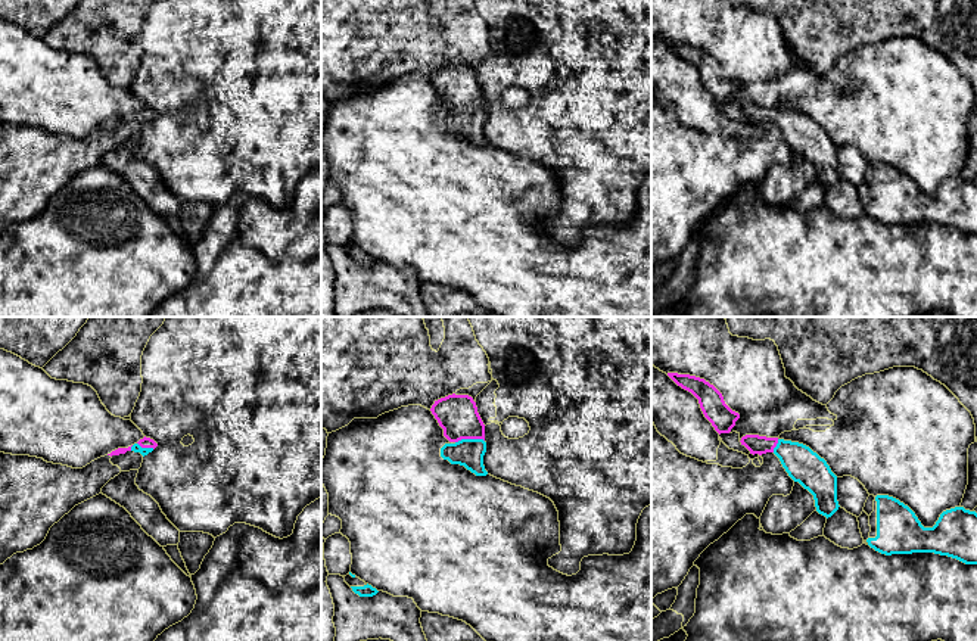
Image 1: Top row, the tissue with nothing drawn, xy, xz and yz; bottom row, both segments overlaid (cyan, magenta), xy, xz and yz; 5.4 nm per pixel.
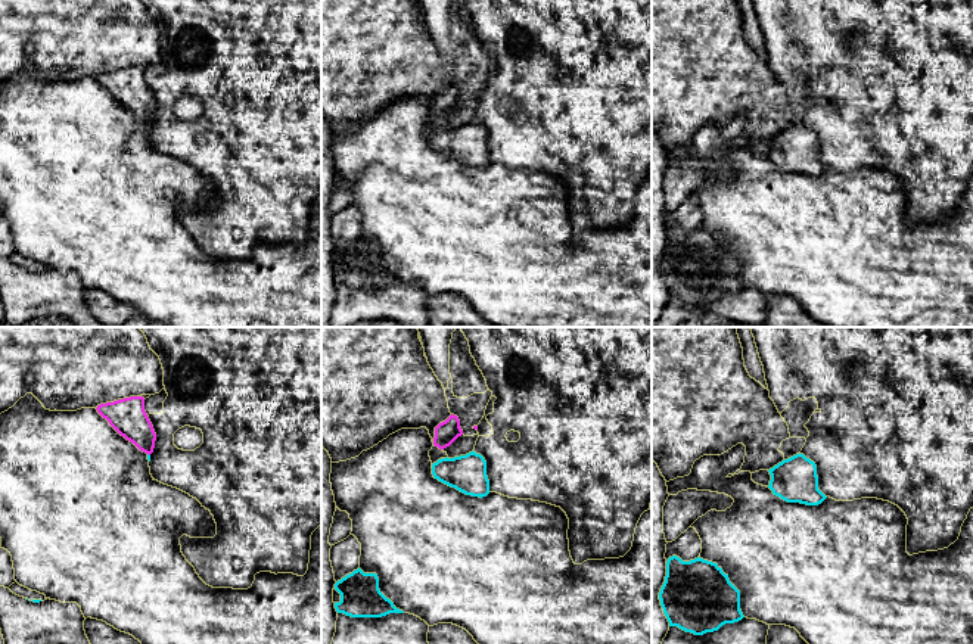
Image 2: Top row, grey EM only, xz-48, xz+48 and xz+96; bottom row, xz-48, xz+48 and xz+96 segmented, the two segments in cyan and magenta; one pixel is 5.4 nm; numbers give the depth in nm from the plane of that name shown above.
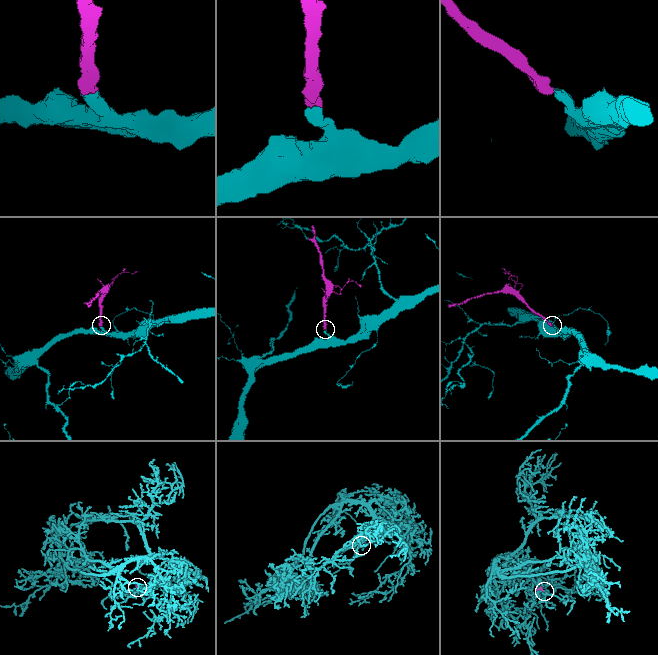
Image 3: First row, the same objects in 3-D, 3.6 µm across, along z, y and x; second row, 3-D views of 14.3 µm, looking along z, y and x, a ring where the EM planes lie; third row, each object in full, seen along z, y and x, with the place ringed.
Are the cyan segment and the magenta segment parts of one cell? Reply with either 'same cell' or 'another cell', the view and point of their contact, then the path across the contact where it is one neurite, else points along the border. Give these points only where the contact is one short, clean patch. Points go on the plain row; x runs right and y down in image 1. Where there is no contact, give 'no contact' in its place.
same cell; contact xz (469, 109); way xz (469, 123), (469, 109), (457, 84)

